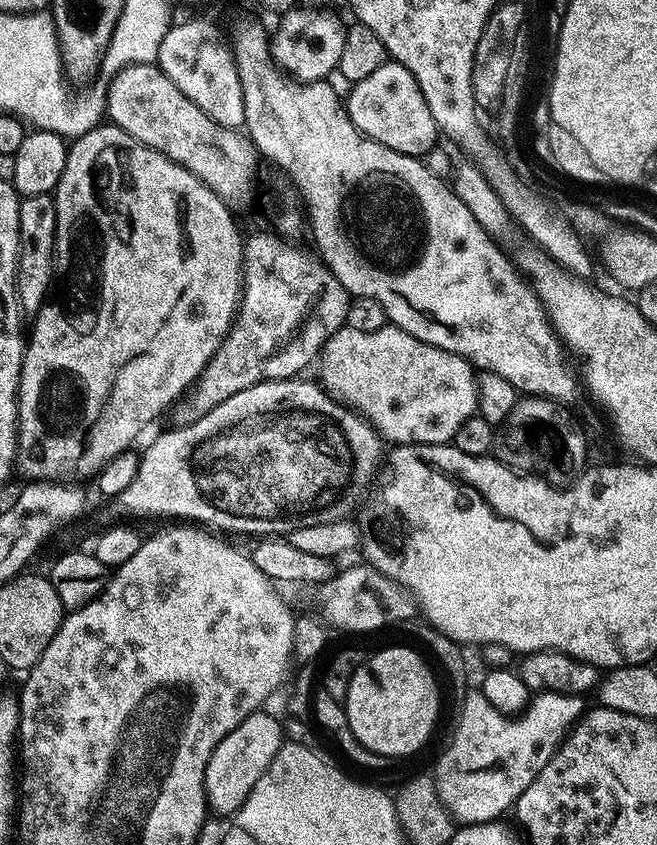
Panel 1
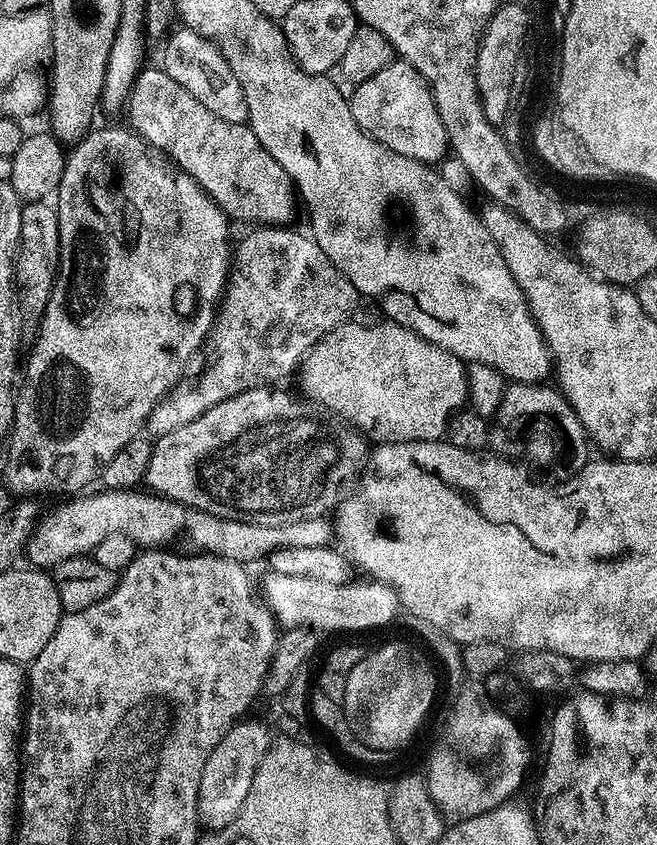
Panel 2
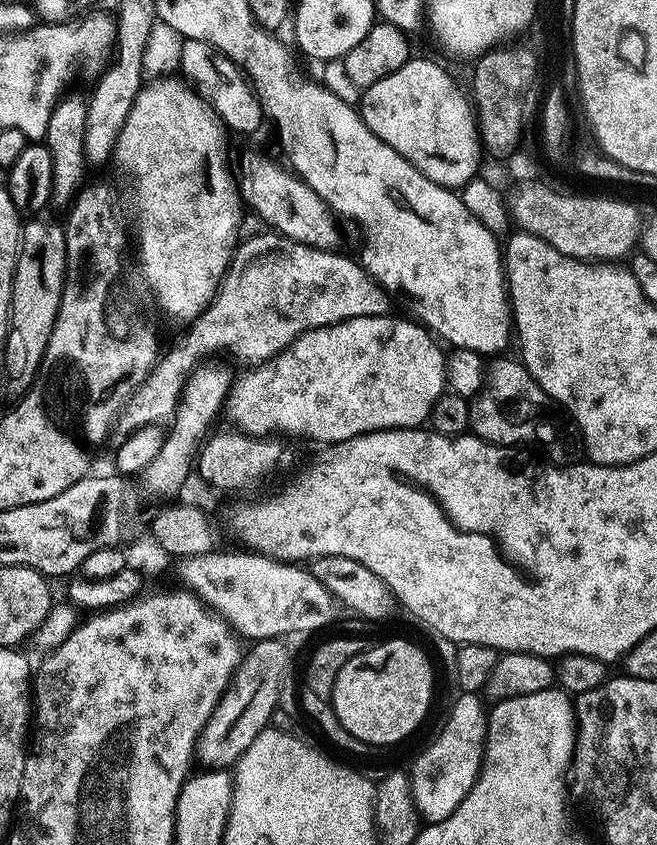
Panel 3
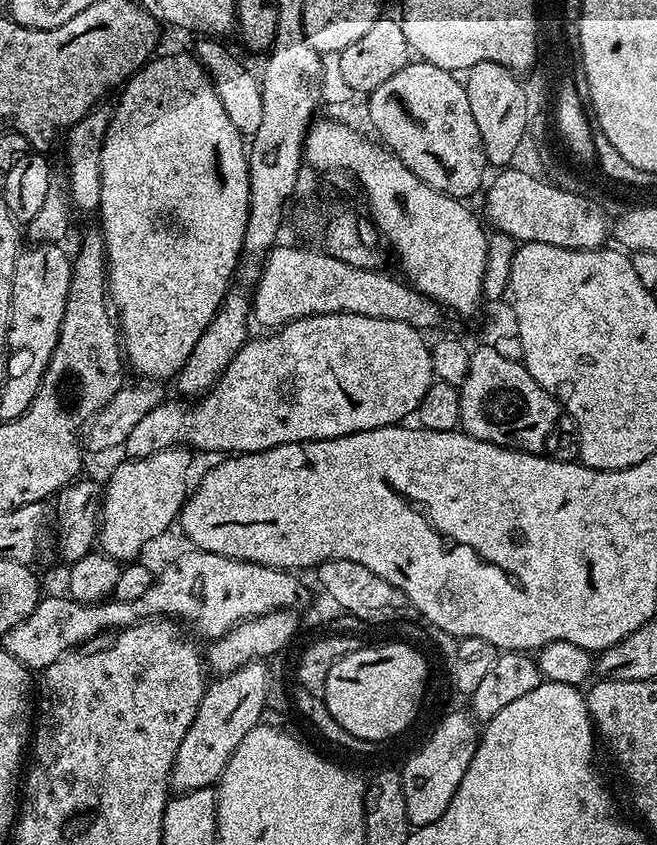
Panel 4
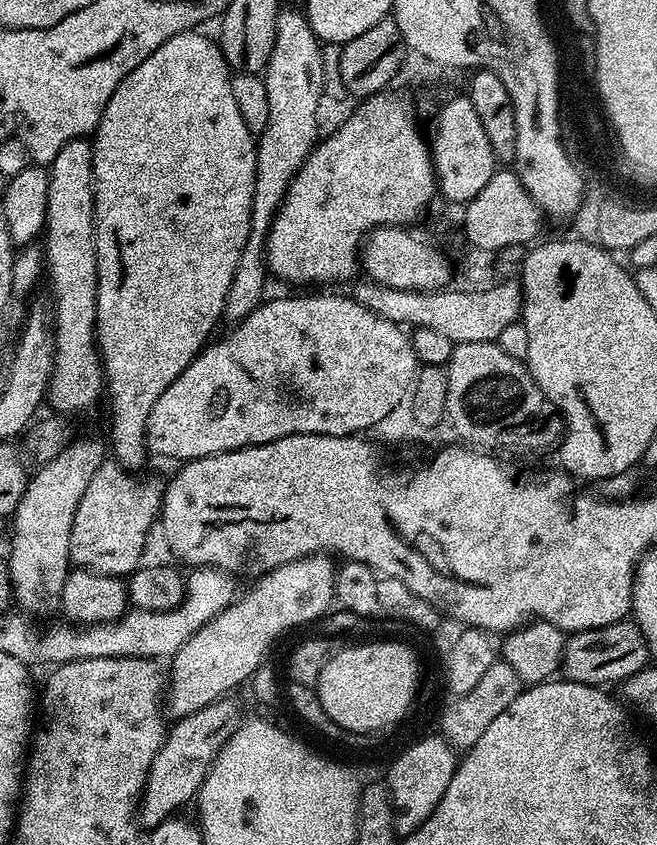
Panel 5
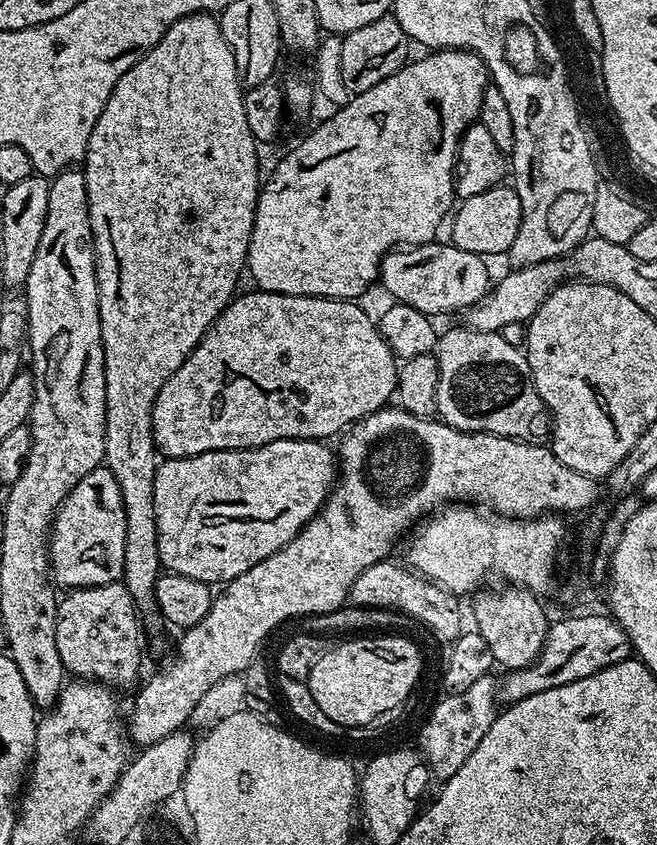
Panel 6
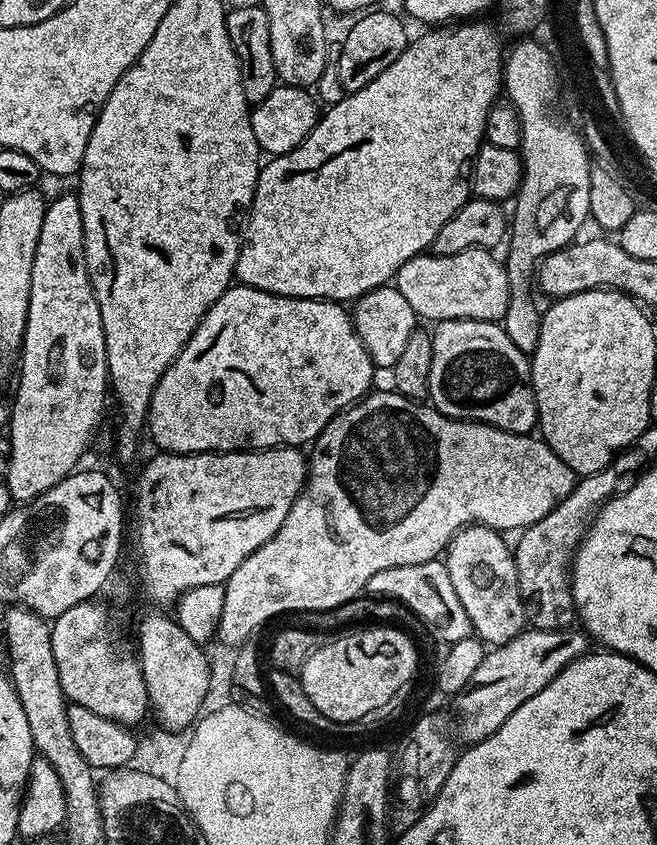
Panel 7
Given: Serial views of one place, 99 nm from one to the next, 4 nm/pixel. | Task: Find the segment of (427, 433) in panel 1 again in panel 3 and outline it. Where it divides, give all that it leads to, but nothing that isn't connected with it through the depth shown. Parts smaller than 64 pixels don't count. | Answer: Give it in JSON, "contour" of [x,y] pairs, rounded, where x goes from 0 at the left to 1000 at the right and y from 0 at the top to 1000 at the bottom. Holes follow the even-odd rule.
{"contour":[[[597,373],[533,376],[522,379],[518,383],[504,383],[495,388],[479,388],[472,393],[463,393],[444,406],[443,411],[428,417],[419,426],[403,433],[393,433],[376,439],[381,441],[355,453],[347,462],[344,492],[347,488],[349,495],[359,499],[358,505],[364,510],[376,511],[381,516],[385,511],[406,511],[411,507],[449,507],[457,512],[466,512],[467,516],[518,520],[518,517],[533,516],[539,511],[560,507],[578,507],[580,504],[612,504],[618,509],[641,505],[656,493],[670,469],[674,469],[679,463],[679,417],[667,406],[665,399],[653,393],[644,383],[627,376],[607,379],[606,375]]]}

